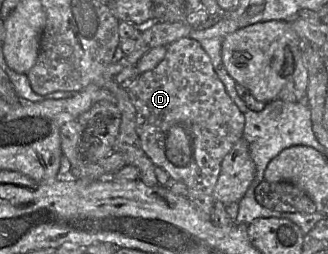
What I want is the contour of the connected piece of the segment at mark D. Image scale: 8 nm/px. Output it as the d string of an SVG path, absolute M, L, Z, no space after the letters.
M180 38L167 46L165 57L154 69L138 75L127 92L136 111L136 133L142 150L170 178L186 185L188 200L204 220L212 221L213 190L221 163L233 145L243 138L244 116L227 94L209 56L196 40Z

